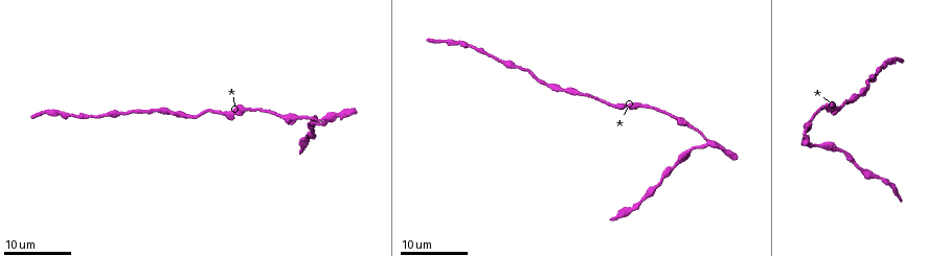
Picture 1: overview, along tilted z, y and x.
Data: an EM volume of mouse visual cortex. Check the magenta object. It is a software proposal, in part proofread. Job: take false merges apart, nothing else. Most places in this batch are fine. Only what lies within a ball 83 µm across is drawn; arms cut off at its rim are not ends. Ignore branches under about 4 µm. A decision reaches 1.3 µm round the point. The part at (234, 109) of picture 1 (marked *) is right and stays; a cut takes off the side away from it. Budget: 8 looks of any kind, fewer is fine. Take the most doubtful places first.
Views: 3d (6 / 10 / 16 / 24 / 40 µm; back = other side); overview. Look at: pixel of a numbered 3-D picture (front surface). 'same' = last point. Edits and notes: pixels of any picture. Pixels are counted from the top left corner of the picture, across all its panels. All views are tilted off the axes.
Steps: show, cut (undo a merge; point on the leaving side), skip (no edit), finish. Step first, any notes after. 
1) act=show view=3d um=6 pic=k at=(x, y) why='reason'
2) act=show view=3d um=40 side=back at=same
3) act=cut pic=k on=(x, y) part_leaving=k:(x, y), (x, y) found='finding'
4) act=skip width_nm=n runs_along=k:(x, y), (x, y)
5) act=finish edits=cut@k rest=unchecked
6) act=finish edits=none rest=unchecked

act=show view=3d um=16 pic=1 at=(707, 146) why='a fork'

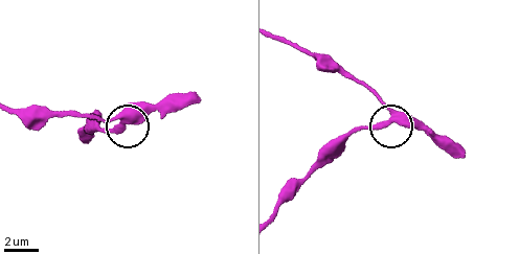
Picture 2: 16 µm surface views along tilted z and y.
act=show view=3d um=6 pic=2 at=(394, 121) why='closer look'

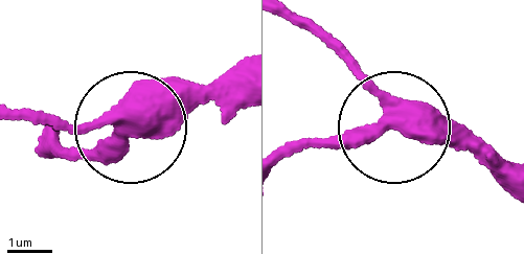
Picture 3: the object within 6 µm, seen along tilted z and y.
act=skip runs_along=3:(26, 116), (147, 131), (238, 62) found='continuous, no second cell'

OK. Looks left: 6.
act=show view=3d um=24 pic=1 at=(689, 127) why='calibre changes'

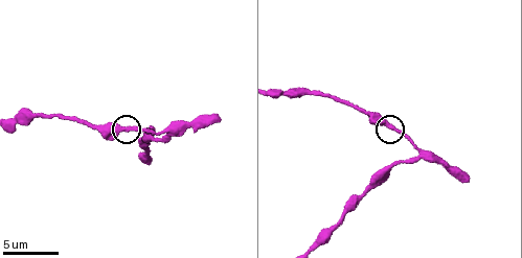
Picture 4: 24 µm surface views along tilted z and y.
act=show view=3d um=10 pic=4 at=(124, 128) why='closer look'

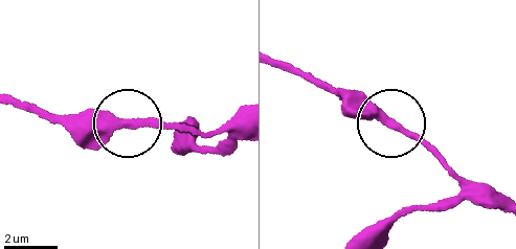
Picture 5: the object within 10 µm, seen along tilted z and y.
act=skip runs_along=5:(13, 100), (94, 123), (187, 128) found='continuous, no second cell'

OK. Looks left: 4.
act=show view=3d um=16 pic=1 at=(462, 43) why='thick turns thin'

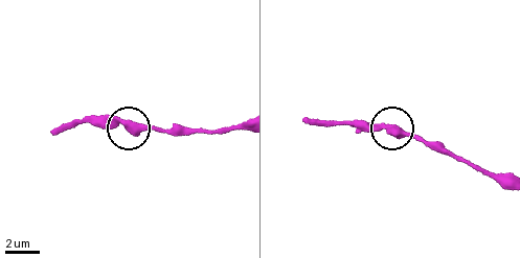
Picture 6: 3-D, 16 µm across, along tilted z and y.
act=show view=3d um=6 pic=6 at=(129, 126)

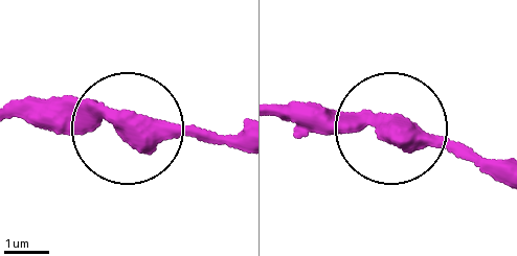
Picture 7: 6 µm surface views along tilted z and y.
act=skip runs_along=7:(231, 139), (17, 100) found='continuous, no second cell'

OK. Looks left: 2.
act=show view=3d um=6 pic=4 at=(334, 227) why='sudden change in width'

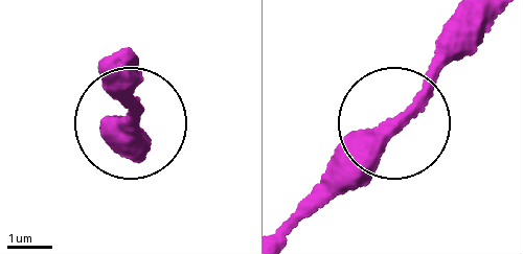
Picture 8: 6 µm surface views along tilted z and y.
act=show view=3d um=6 side=back pic=8 at=(392, 125)

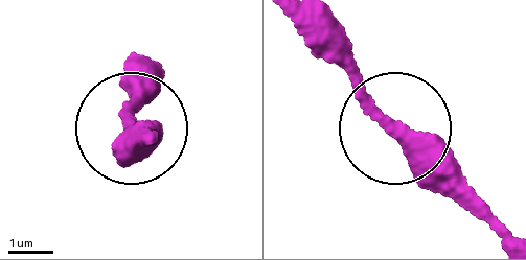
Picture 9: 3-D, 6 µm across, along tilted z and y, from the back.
act=skip width_nm=350 found='all the same cell'

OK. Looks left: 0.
act=finish edits=none rest=unchecked

